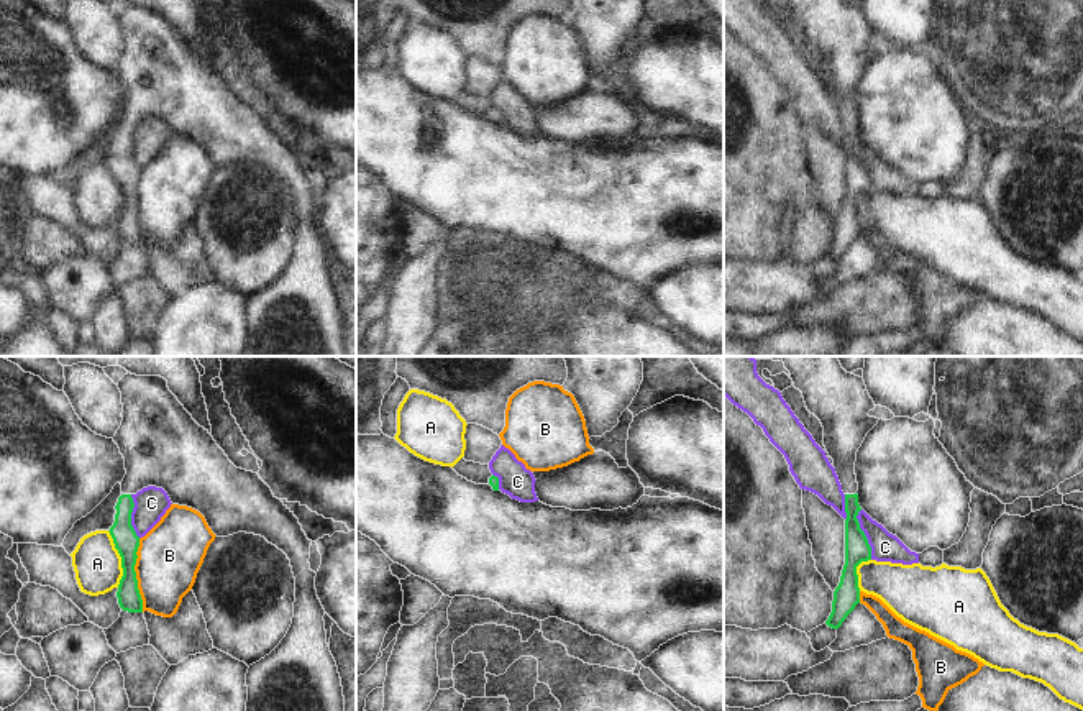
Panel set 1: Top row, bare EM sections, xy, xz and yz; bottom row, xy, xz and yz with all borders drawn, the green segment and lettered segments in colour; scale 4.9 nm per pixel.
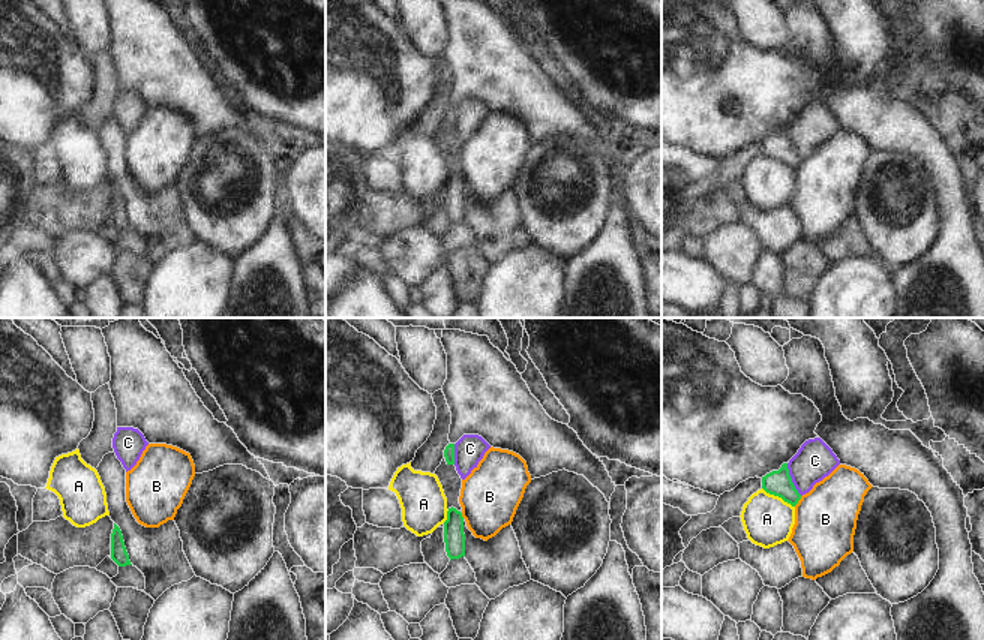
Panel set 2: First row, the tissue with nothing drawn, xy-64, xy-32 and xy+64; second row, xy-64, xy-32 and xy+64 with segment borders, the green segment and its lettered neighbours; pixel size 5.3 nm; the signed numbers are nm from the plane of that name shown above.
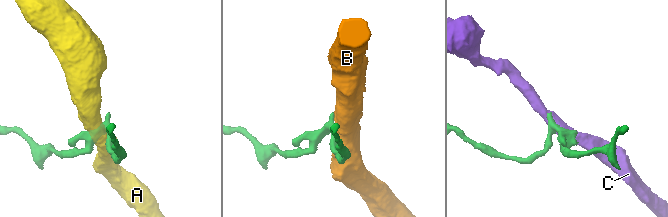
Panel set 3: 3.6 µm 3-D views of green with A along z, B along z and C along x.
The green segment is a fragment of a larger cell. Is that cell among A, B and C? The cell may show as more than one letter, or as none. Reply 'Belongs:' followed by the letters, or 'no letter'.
Belongs: no letter

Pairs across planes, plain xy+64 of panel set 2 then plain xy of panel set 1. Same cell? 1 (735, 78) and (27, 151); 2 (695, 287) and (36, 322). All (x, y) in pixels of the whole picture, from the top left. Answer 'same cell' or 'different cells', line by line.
1: same cell
2: different cells

